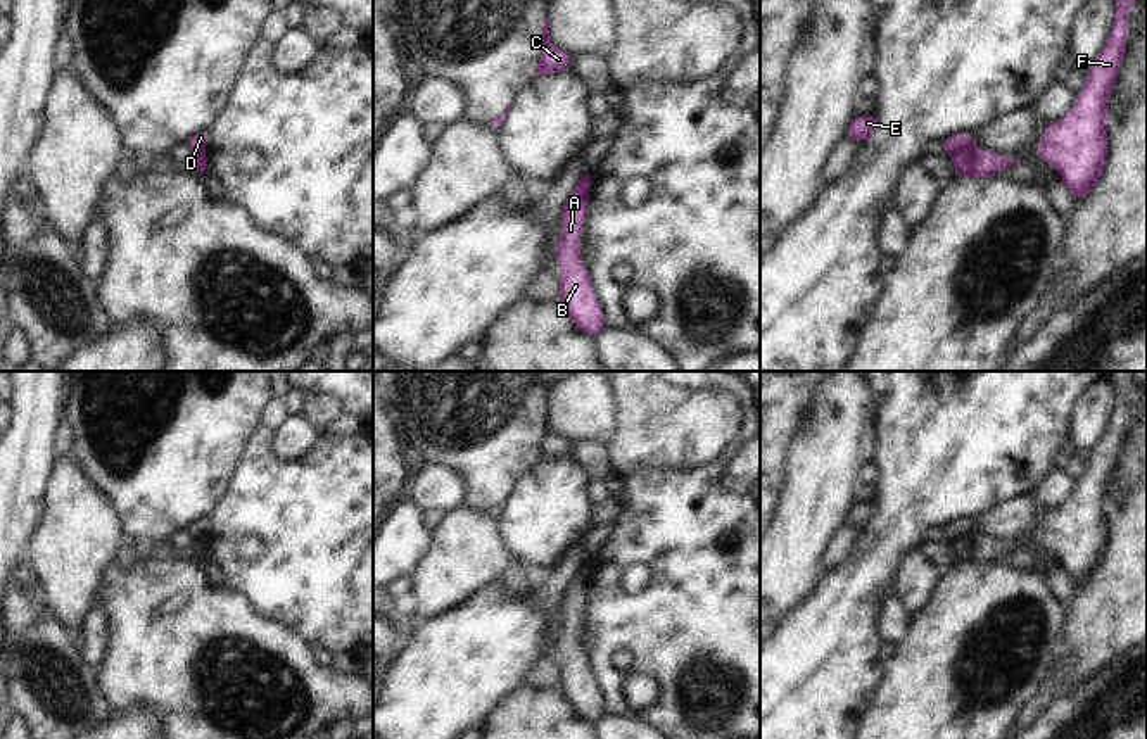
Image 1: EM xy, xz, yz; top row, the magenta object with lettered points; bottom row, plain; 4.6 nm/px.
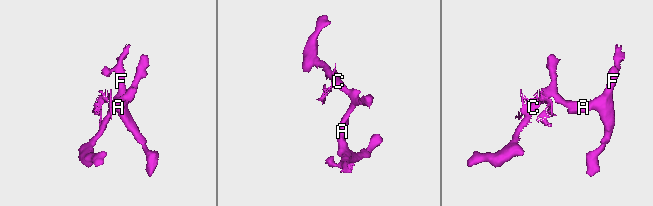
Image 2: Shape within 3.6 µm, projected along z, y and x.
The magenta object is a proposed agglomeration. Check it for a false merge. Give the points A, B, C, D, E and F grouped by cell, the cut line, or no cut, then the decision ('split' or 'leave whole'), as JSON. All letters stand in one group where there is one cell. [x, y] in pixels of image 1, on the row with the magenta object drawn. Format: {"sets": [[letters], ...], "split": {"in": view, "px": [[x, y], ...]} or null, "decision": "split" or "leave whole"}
{"sets": [["A", "B", "F"], ["C", "D", "E"]], "split": {"in": "yz", "px": [[973, 145], [952, 156]]}, "decision": "split"}

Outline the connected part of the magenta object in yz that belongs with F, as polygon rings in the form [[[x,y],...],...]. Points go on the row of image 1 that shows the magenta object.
[[[1116,0],[1109,38],[1092,62],[1085,86],[1071,111],[1047,126],[1036,154],[1059,171],[1073,197],[1083,200],[1097,185],[1109,152],[1107,109],[1119,64],[1126,55],[1128,16],[1133,0]]]

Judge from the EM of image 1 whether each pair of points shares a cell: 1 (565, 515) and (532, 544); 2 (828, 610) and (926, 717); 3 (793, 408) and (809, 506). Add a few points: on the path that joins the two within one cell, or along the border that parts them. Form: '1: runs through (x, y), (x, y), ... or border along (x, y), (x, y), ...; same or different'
1: runs through (557, 520), (541, 536); same
2: border along (888, 651), (881, 663), (881, 681), (868, 707); different
3: border along (814, 396), (804, 427), (790, 446), (785, 472); different

